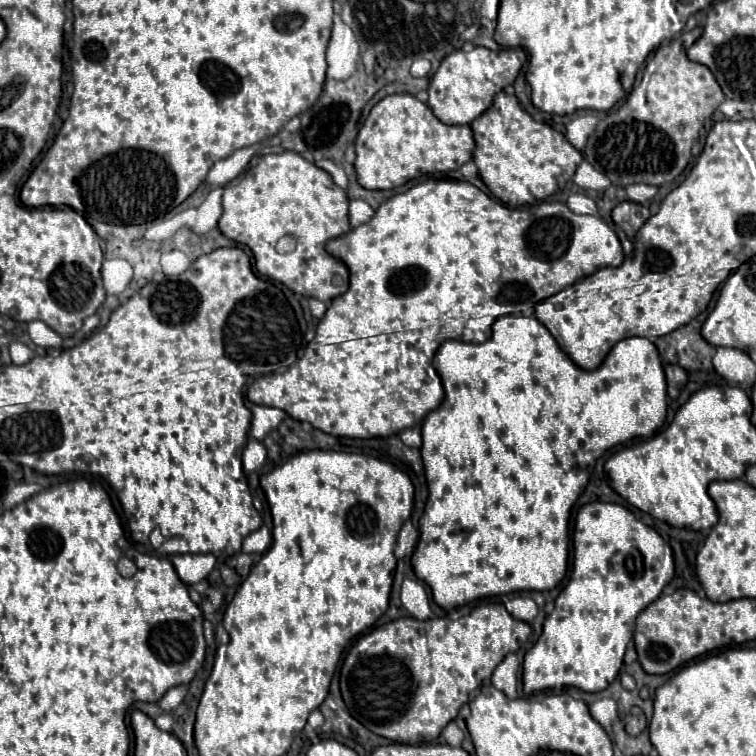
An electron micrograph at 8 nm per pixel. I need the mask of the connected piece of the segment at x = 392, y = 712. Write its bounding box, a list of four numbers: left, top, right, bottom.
[339,603,531,745]

